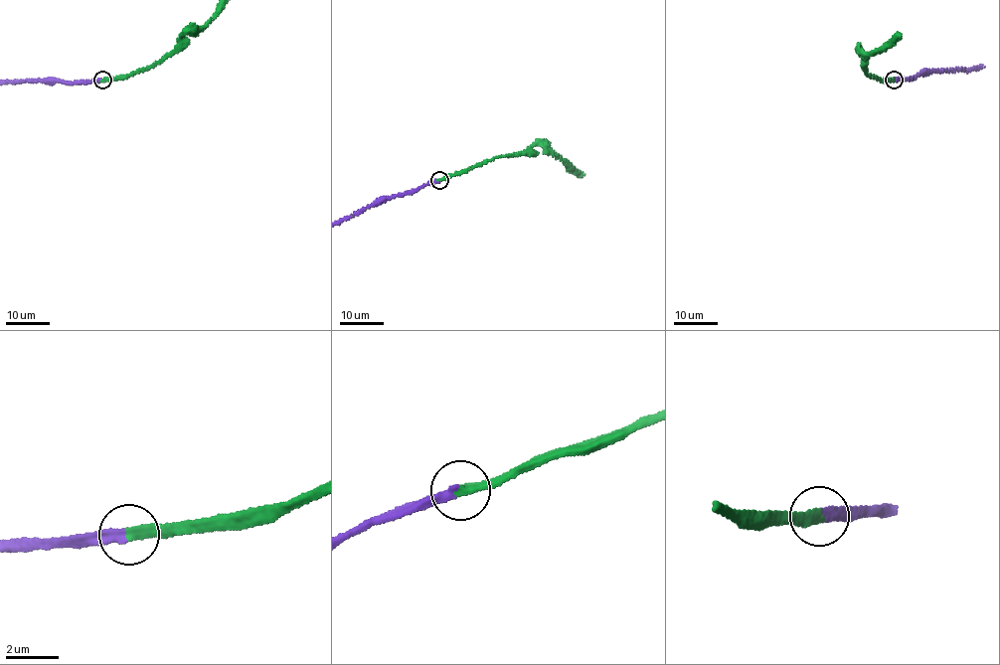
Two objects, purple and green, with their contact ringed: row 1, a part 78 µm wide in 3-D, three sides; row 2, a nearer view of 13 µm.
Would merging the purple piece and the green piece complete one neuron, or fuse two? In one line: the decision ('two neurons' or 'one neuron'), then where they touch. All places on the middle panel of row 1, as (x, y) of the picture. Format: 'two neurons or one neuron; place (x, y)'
one neuron; place (439, 180)

